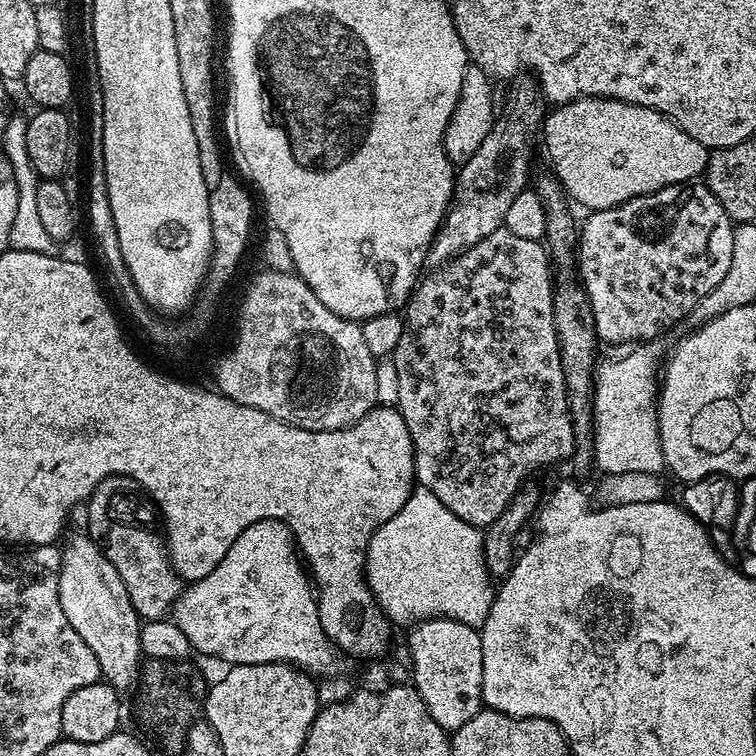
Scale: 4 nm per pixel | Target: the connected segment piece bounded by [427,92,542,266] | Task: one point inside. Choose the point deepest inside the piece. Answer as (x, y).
(484, 185)

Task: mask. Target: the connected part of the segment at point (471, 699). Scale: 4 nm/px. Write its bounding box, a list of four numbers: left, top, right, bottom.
[408,618,485,734]

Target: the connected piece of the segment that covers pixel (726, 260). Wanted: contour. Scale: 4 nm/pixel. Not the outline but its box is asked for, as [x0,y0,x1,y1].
[578,182,734,344]

